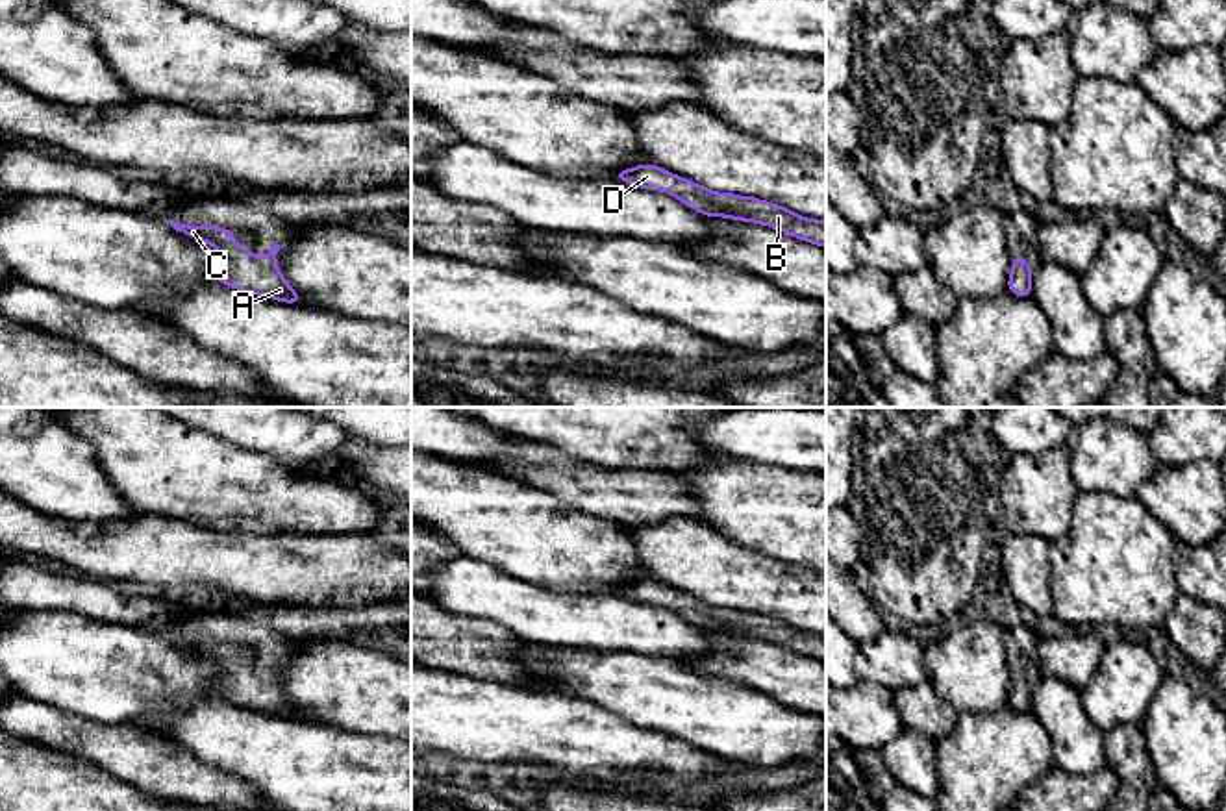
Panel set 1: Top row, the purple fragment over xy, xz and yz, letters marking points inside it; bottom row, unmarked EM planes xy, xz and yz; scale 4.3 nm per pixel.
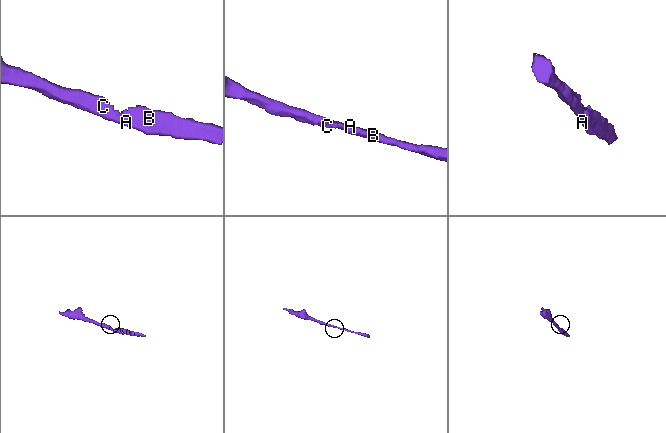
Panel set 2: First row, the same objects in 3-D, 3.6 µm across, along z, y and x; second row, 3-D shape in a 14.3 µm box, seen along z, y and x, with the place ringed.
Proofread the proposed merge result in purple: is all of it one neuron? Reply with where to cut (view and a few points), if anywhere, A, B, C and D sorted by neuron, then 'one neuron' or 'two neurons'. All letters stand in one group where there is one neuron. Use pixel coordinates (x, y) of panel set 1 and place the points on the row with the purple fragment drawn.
no cut | A B C D | one neuron

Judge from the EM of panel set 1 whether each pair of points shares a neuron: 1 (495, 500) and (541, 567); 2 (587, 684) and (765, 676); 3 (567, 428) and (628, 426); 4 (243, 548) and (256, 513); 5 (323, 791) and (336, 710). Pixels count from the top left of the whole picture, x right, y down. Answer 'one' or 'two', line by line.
1: one
2: two
3: one
4: two
5: two

